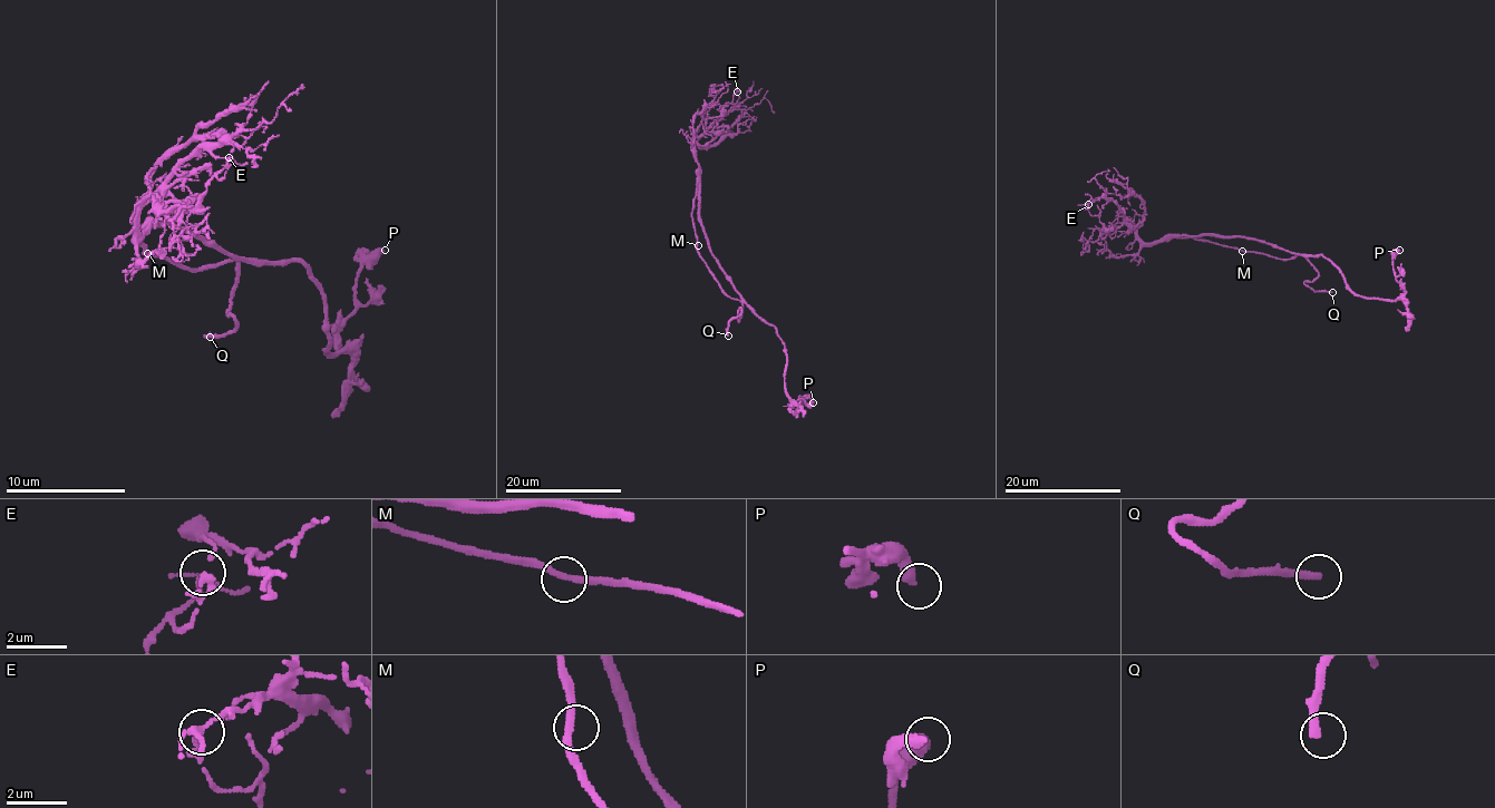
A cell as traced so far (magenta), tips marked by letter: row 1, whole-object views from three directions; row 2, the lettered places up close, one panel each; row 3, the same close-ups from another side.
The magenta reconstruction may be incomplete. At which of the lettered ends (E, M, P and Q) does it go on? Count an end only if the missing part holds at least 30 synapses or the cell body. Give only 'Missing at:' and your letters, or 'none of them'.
Missing at: Q

